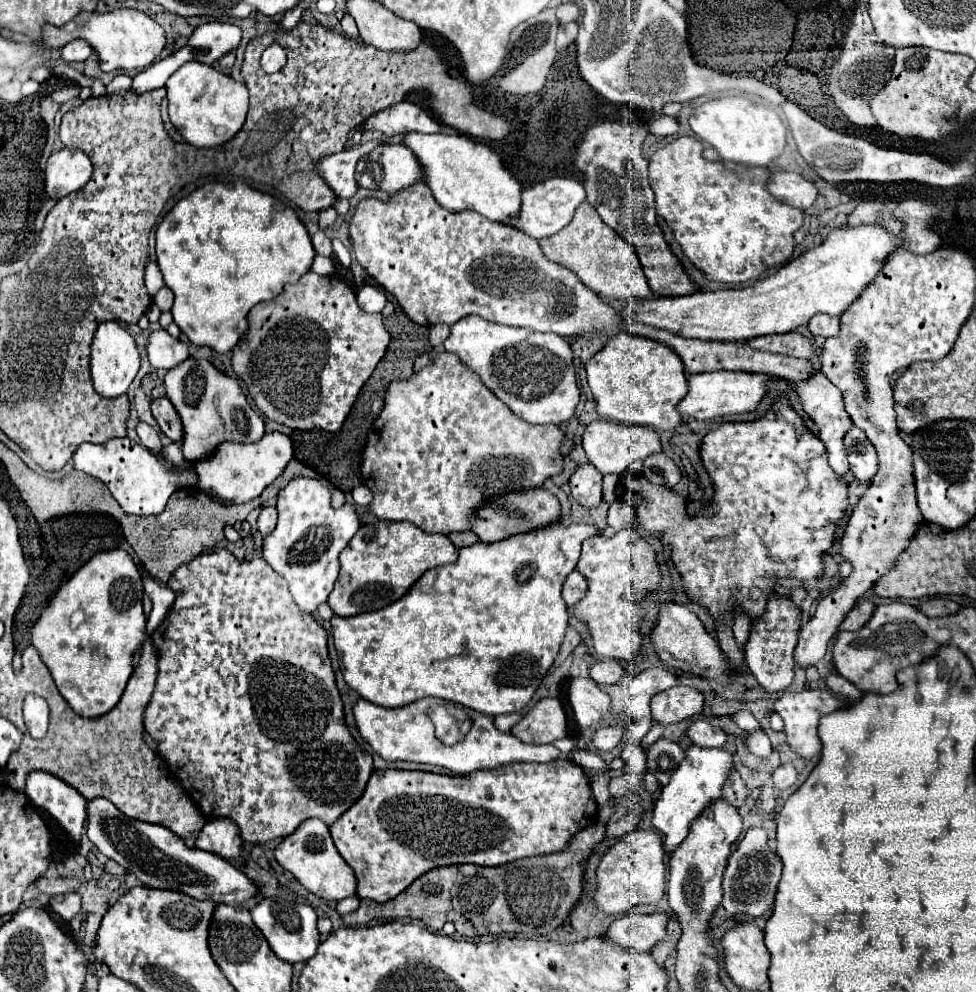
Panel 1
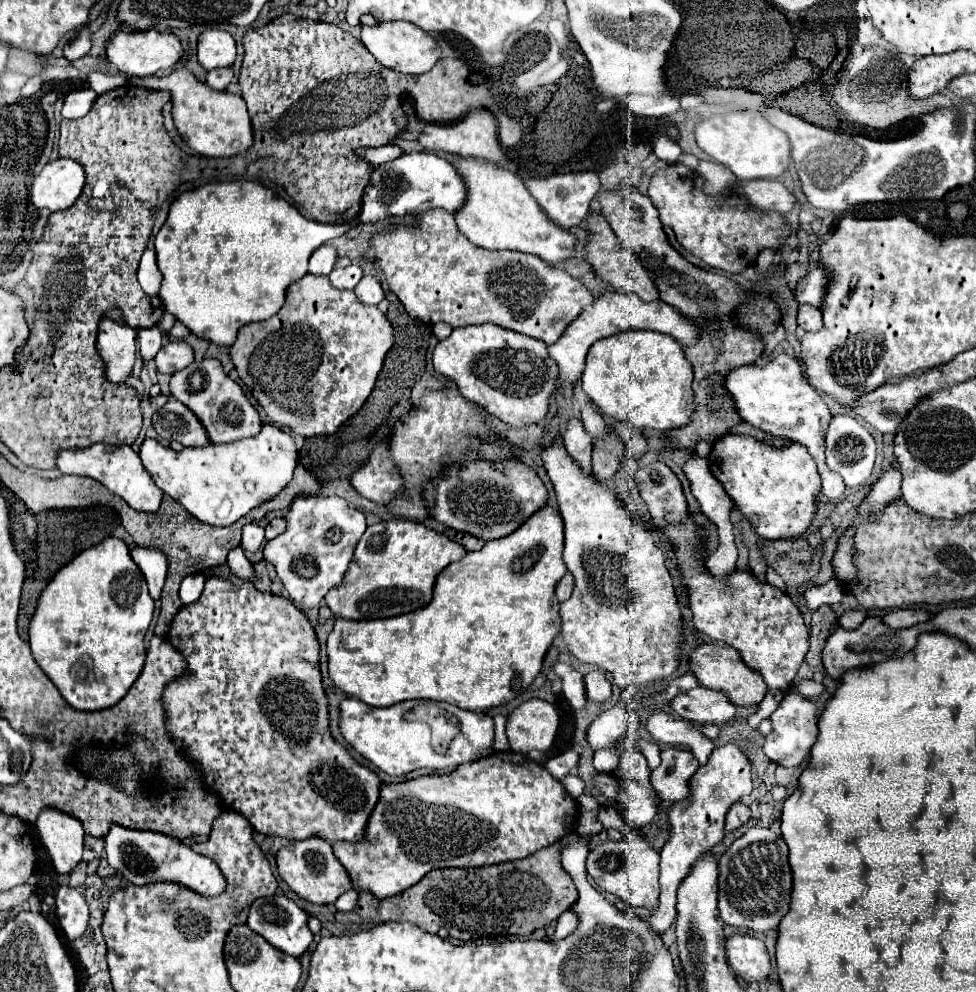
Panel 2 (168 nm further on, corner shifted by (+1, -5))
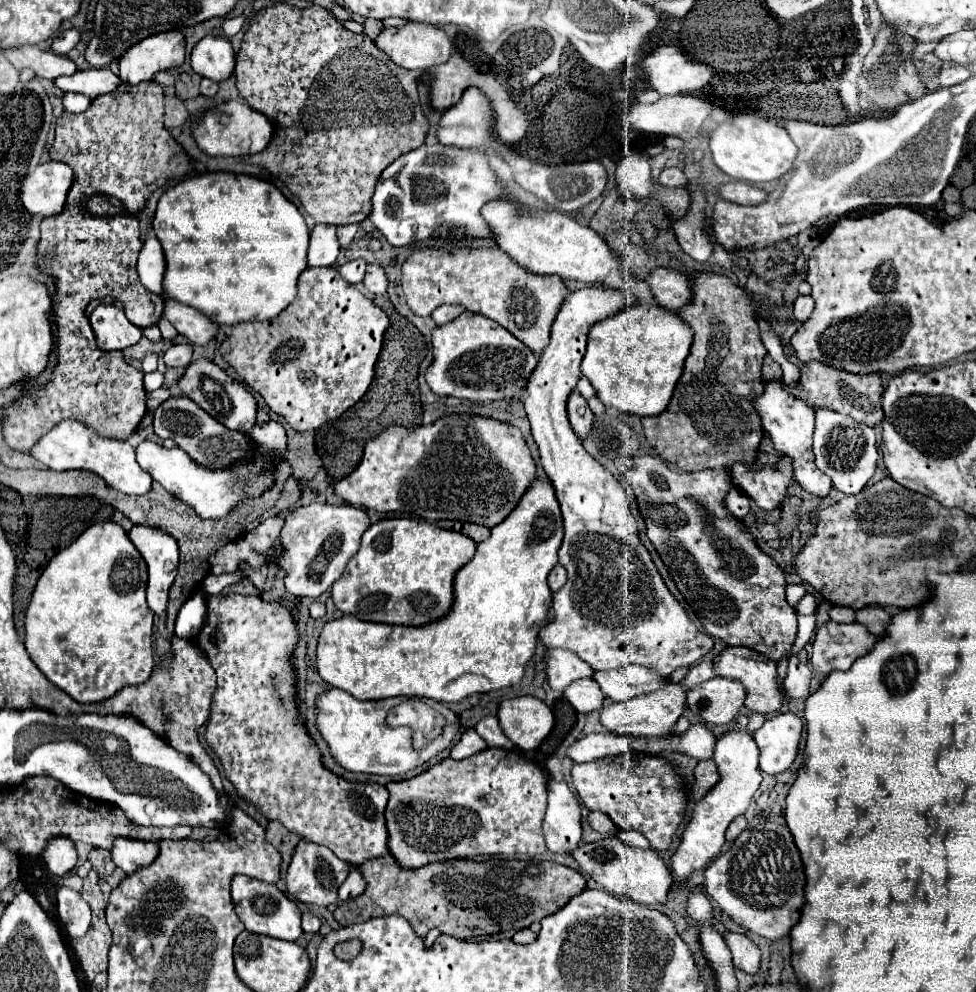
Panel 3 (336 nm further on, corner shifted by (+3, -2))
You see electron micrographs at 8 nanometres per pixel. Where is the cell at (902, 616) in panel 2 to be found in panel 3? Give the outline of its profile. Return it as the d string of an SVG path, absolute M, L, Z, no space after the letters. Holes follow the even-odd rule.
M866 607L866 609L856 611L856 623L864 625L876 637L880 637L884 633L888 619L890 619L890 615L878 607Z

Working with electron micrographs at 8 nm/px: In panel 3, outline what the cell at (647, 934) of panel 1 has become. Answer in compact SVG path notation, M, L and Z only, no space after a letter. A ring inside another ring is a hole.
M732 731L722 735L716 741L716 751L714 751L714 761L720 771L720 781L706 793L706 797L692 807L692 817L690 823L682 835L682 843L678 851L672 855L672 869L674 869L674 879L676 881L686 881L688 875L696 869L702 869L708 861L712 861L722 845L724 845L724 833L728 825L746 813L746 809L752 803L752 797L762 781L760 769L758 769L758 745L748 731Z

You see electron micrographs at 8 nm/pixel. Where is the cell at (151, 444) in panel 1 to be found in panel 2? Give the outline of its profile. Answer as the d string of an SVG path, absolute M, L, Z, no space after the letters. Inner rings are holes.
M264 424L262 432L254 438L244 438L244 440L236 440L220 446L208 444L202 448L184 448L182 452L174 452L172 448L162 446L154 438L144 438L138 454L142 458L146 472L152 476L152 480L164 494L178 500L200 522L206 522L212 526L230 526L238 518L248 514L252 508L272 500L290 482L292 472L296 468L296 458L298 458L294 438L272 424Z

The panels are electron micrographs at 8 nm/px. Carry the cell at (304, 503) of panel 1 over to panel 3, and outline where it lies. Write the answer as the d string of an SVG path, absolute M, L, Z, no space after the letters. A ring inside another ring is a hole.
M310 503L306 507L294 509L286 517L282 529L284 553L278 559L278 565L286 571L286 589L296 597L318 599L326 593L332 583L344 573L346 563L360 549L362 533L370 527L368 513L352 505L328 505L328 503Z

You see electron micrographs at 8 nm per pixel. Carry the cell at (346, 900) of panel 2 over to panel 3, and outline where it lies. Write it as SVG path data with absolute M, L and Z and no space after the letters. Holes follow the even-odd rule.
M352 867L350 869L350 875L348 879L342 883L340 887L340 901L346 901L346 899L354 899L358 897L366 887L366 881L362 879L362 873L358 867Z

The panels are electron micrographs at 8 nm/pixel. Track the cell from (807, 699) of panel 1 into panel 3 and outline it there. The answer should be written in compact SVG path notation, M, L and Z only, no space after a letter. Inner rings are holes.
M794 713L770 715L756 731L756 745L760 749L760 769L768 775L786 771L798 753L802 737L802 719Z

